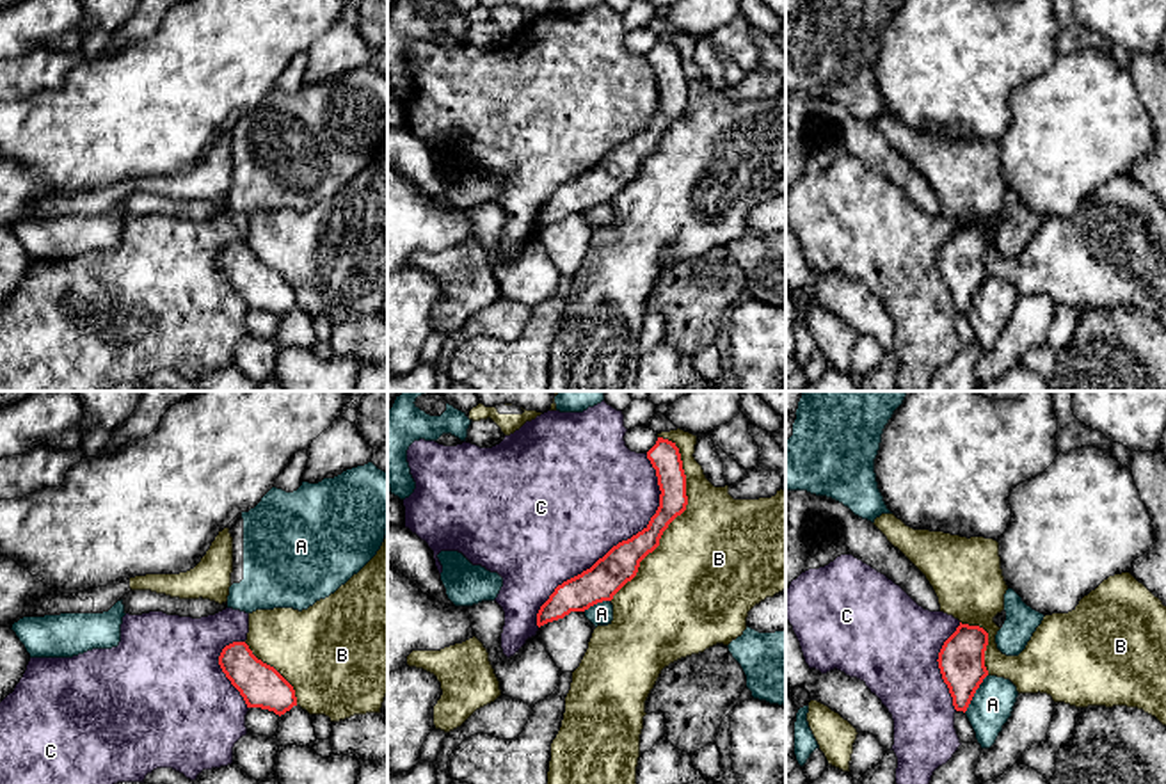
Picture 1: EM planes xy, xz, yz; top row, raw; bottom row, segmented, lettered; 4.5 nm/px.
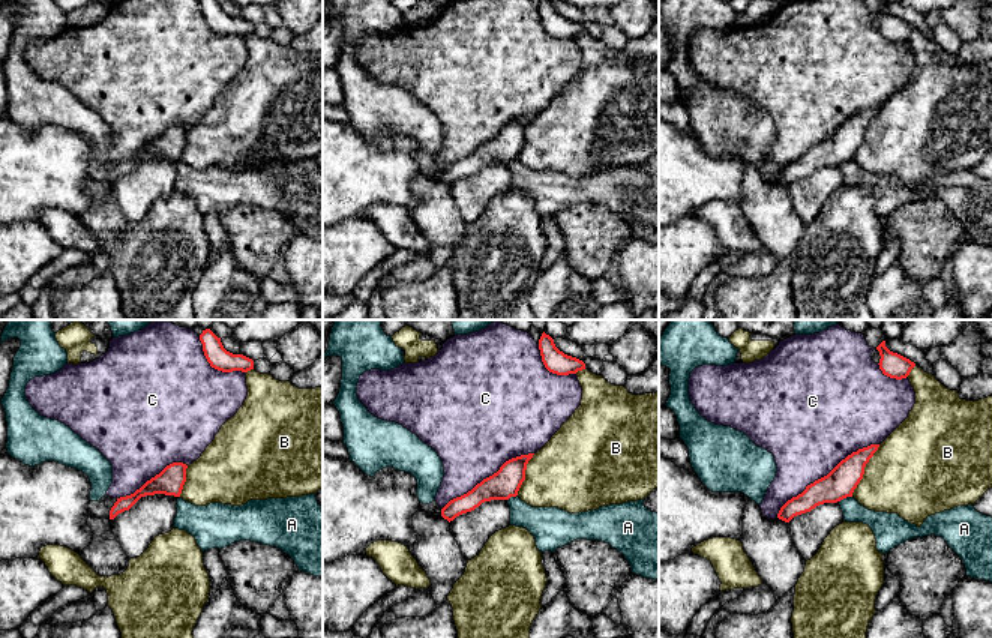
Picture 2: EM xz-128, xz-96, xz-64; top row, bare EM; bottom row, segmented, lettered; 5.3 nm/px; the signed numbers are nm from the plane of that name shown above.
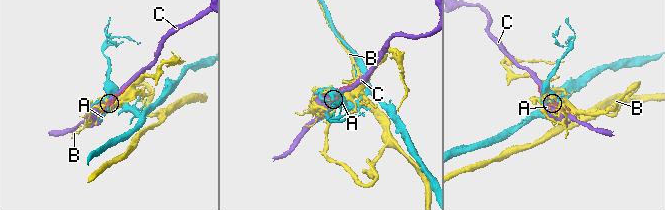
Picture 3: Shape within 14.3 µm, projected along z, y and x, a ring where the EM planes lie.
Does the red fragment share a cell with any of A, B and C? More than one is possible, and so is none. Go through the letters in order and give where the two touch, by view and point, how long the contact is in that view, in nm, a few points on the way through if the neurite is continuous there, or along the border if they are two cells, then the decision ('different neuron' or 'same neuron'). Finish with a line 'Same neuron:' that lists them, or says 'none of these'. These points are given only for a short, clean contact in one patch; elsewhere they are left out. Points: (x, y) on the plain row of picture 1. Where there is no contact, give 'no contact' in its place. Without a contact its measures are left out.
A: meets red in yz at (974, 294); contact 200 nm long; different neuron
B: meets red in xz at (678, 116); contact 800 nm long; same neuron
C: meets red in xz at (619, 144); contact 950 nm long; different neuron
Same neuron: B

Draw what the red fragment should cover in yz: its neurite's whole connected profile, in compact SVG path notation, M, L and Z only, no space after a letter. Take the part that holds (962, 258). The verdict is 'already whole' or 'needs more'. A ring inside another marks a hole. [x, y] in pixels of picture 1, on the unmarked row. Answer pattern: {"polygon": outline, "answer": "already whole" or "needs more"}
{"polygon": "M960 224L938 254L938 270L956 313L967 313L976 292L988 277L986 247L988 235L983 229Z", "answer": "already whole"}

